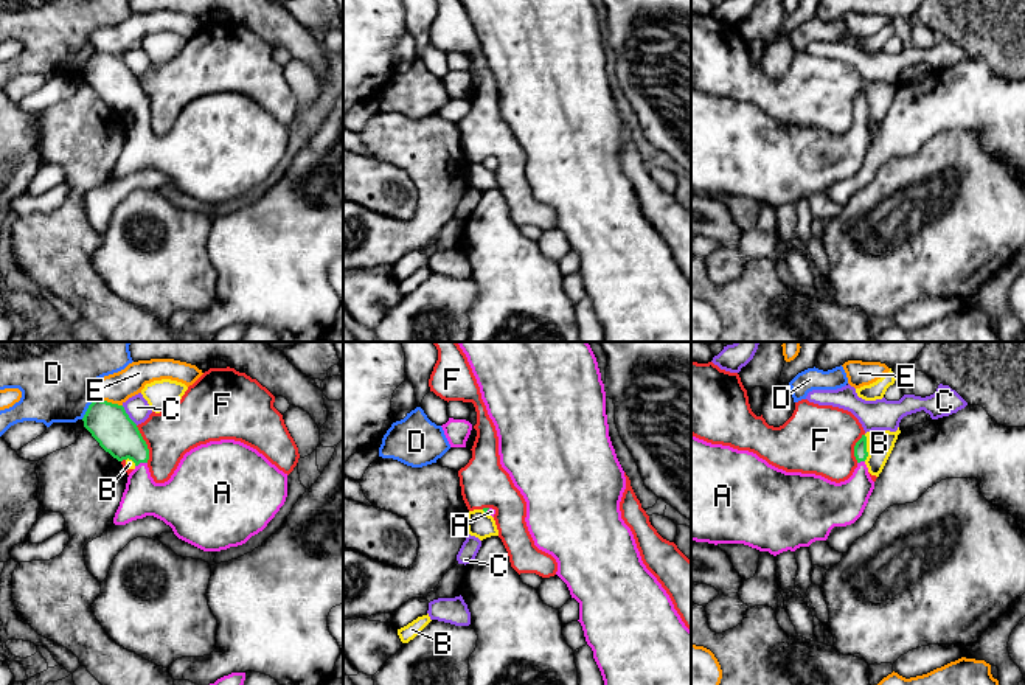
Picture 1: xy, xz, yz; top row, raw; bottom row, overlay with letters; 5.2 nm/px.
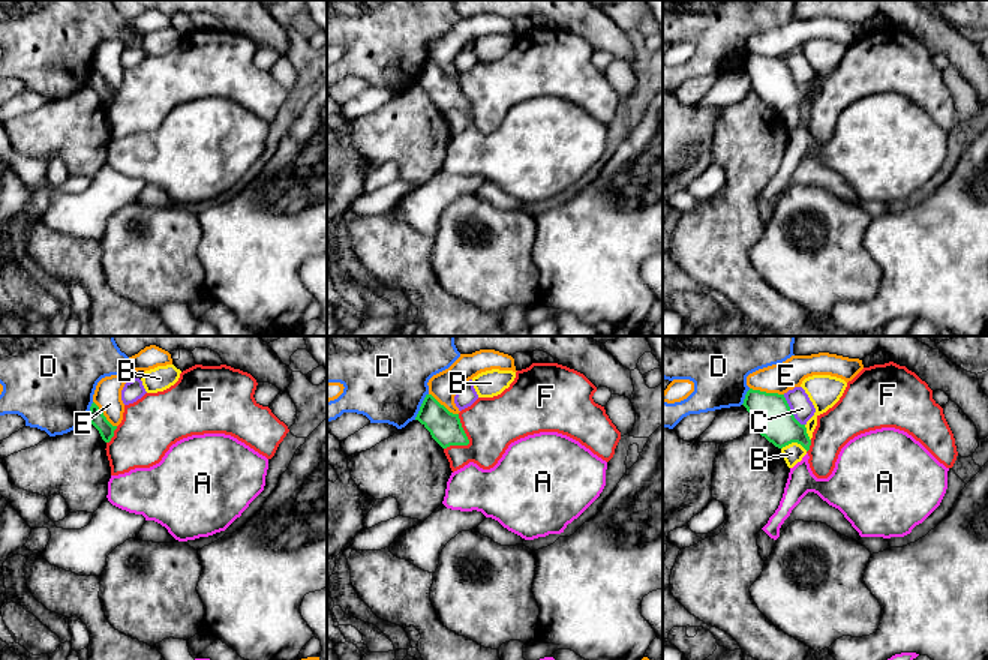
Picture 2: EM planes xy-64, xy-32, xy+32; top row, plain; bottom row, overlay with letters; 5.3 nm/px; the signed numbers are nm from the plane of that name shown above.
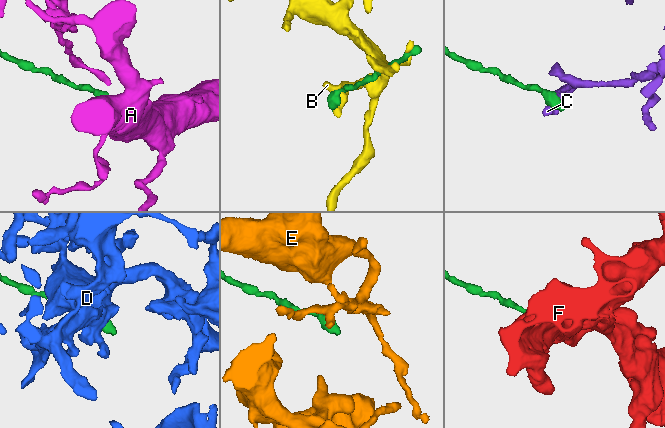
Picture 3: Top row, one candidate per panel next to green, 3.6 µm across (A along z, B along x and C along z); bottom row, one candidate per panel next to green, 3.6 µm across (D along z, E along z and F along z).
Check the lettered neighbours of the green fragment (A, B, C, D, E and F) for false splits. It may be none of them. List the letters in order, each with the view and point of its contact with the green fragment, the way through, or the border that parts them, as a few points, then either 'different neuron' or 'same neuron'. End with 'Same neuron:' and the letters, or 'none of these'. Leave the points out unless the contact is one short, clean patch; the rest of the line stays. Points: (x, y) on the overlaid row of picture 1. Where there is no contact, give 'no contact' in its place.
A: xy (140, 462) | across xy (109, 424), (140, 462), (142, 497) | same neuron
B: yz (865, 448) | different neuron
C: xy (128, 415) | along xy (121, 406), (137, 424) | different neuron
D: xy (87, 409) | along xy (95, 398), (81, 418) | different neuron
E: xy (109, 403) | different neuron
F: xy (146, 445) | along xy (135, 426), (146, 445), (148, 462) | different neuron
Same neuron: A

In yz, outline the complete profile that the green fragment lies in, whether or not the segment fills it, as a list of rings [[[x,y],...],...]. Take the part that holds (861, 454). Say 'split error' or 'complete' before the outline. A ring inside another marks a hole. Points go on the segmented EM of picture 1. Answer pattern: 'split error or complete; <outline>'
split error; [[[691,435],[691,541],[744,544],[777,556],[826,541],[834,527],[854,523],[874,489],[865,460],[867,436],[854,446],[857,468],[840,483],[822,475],[786,472],[756,454],[711,444]]]

